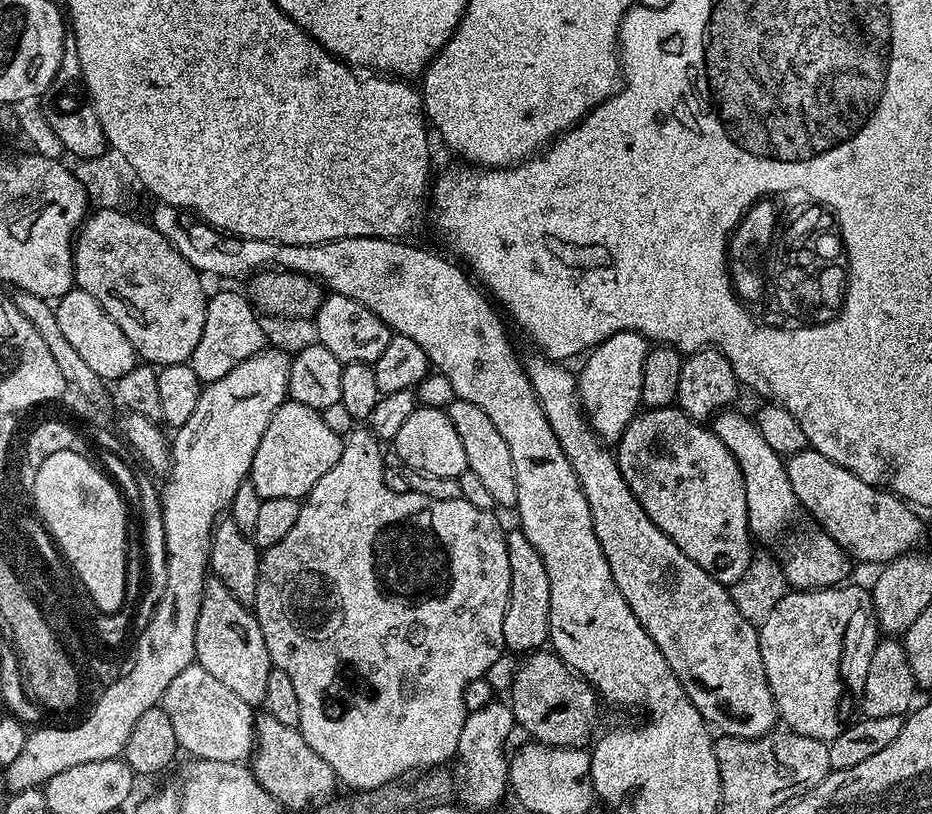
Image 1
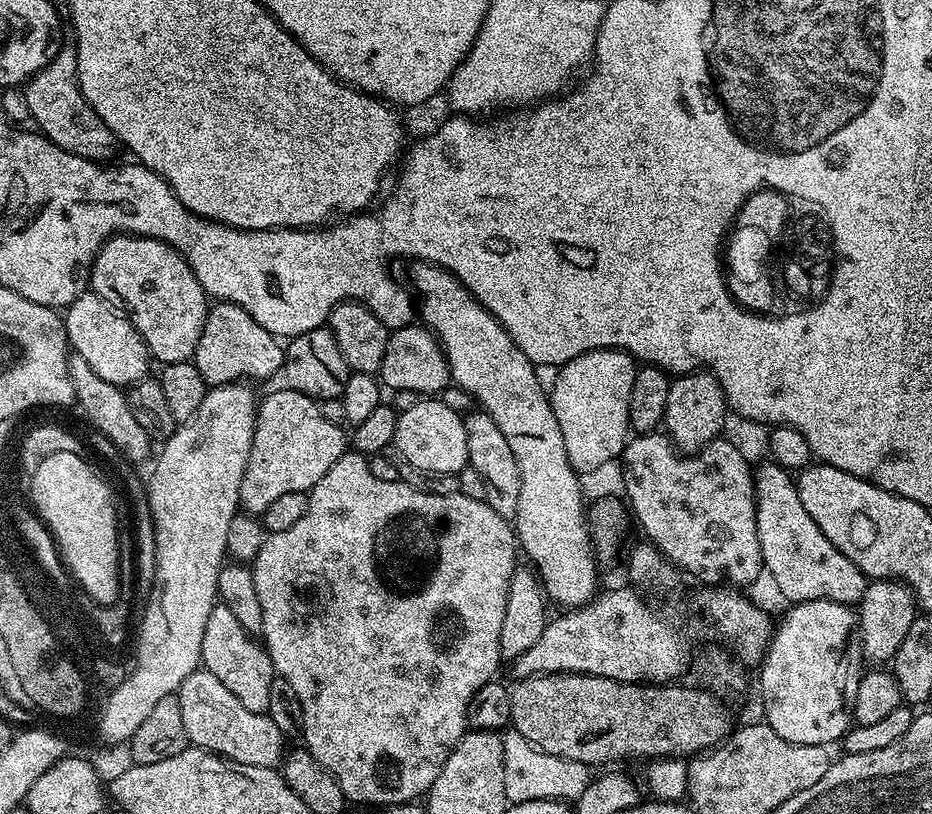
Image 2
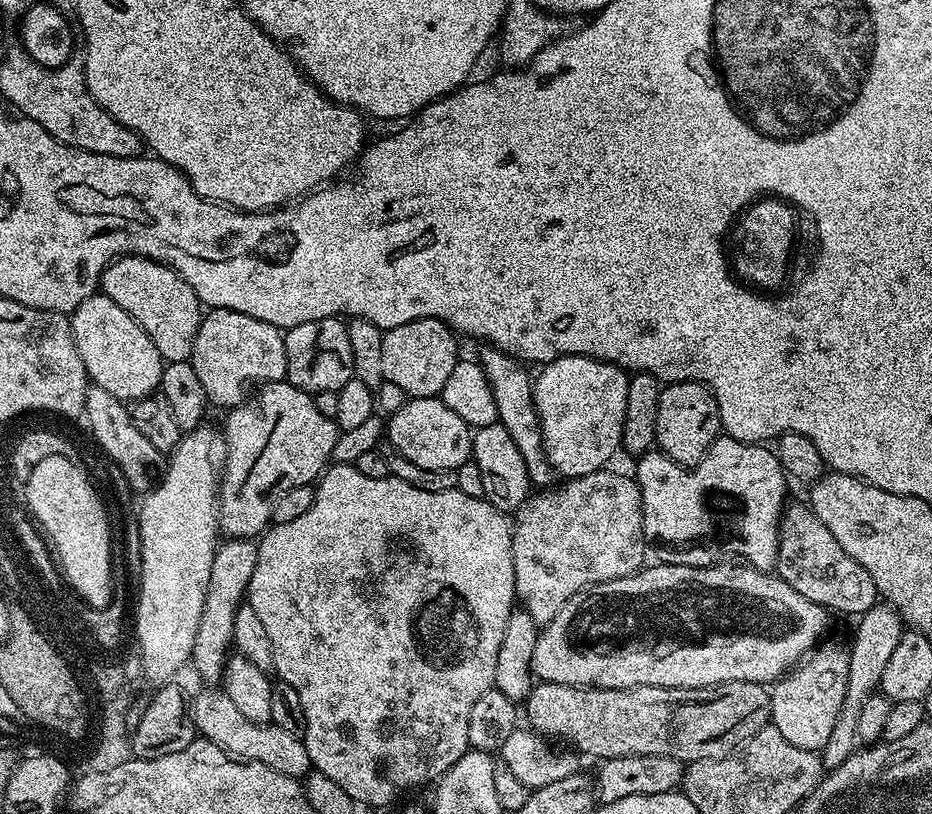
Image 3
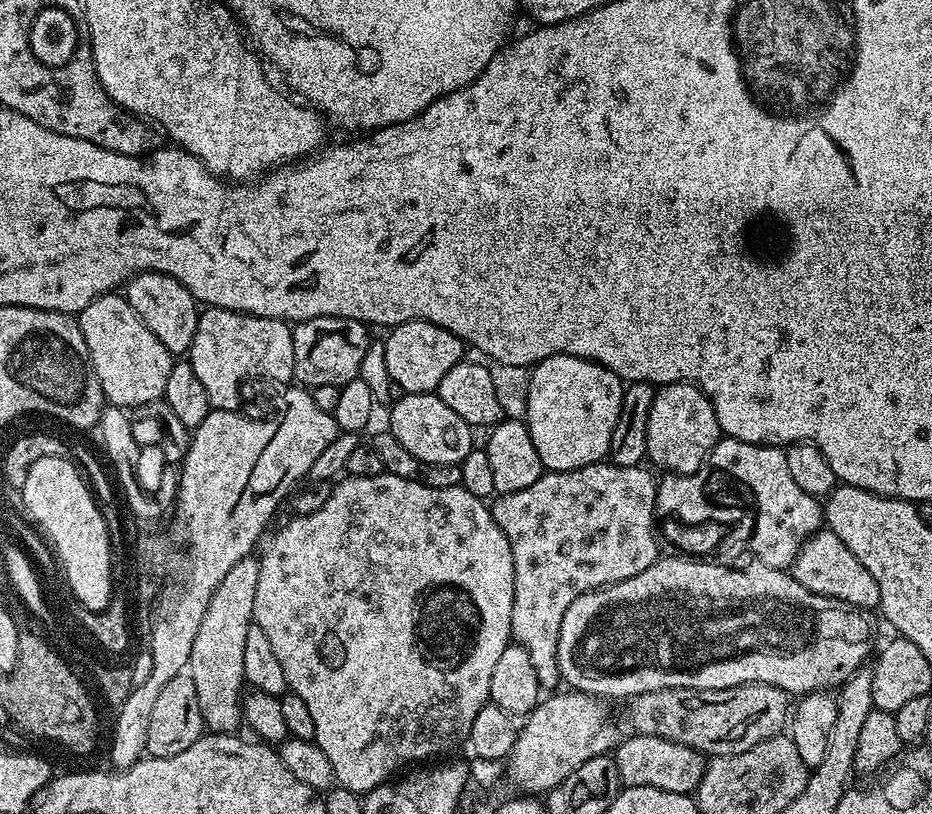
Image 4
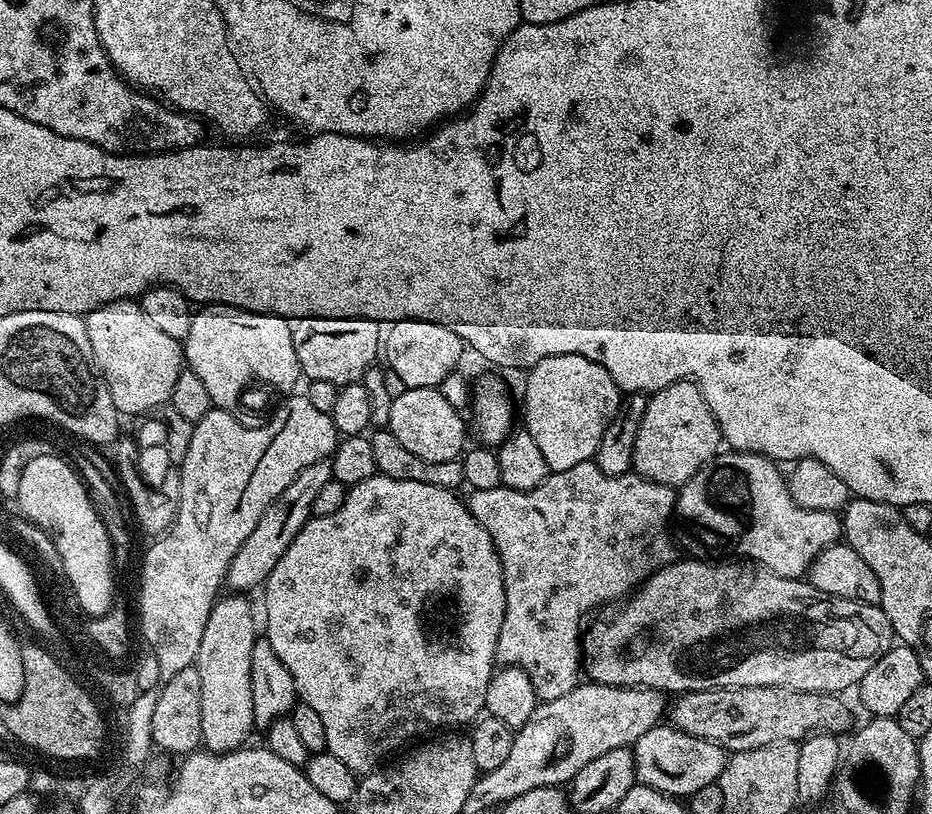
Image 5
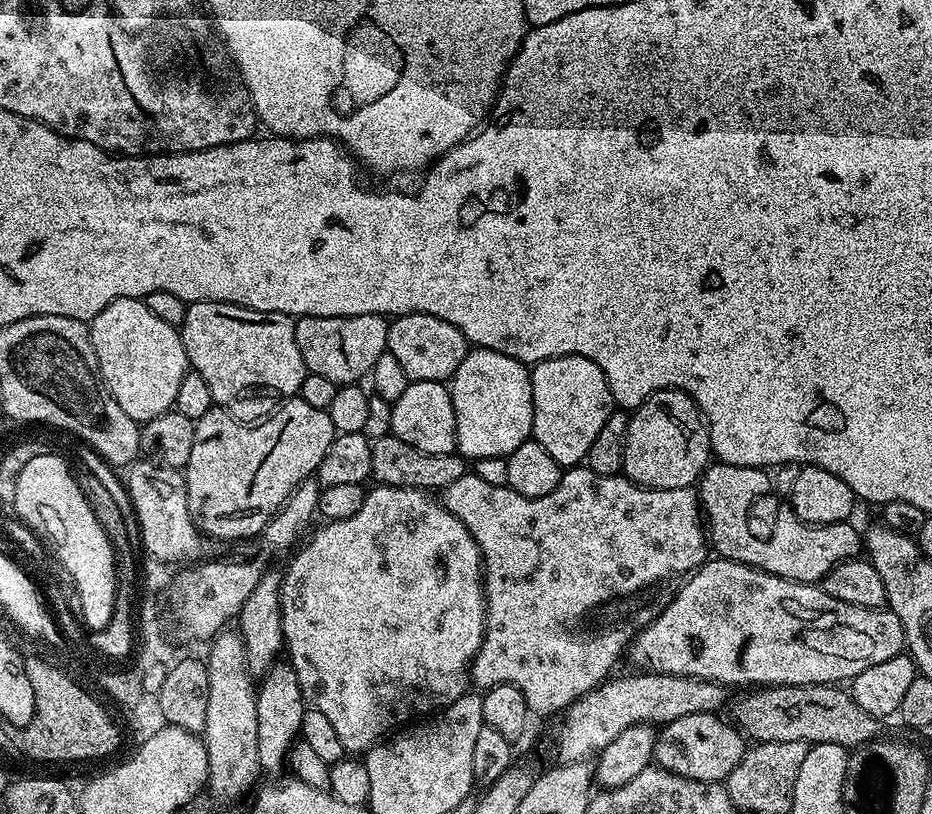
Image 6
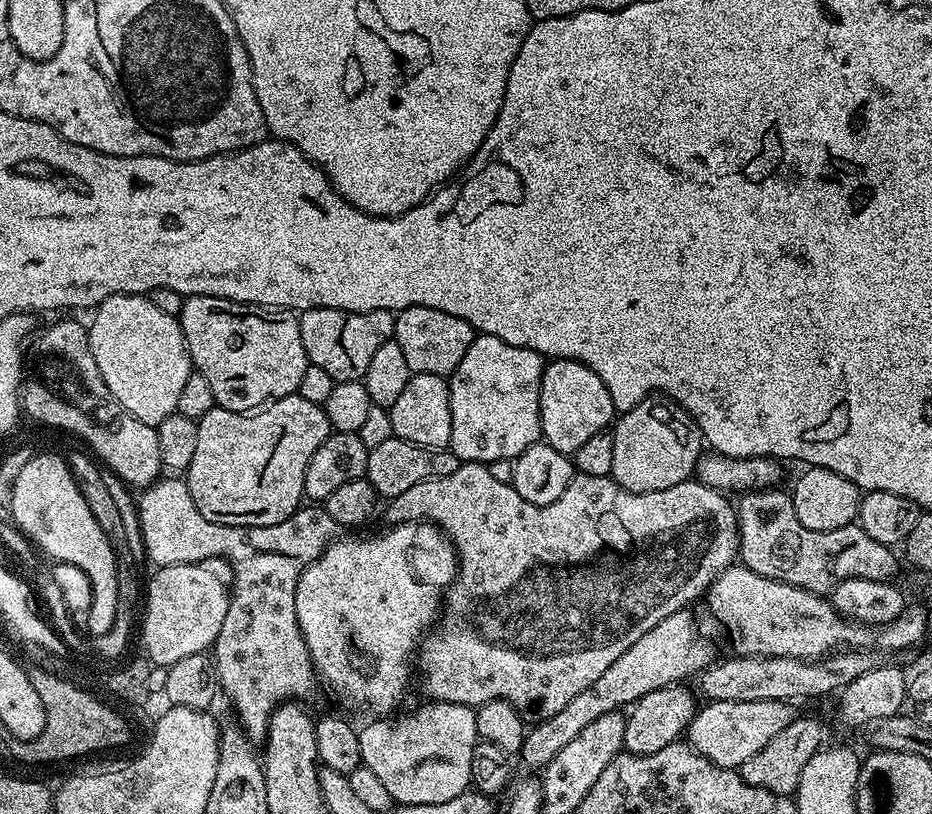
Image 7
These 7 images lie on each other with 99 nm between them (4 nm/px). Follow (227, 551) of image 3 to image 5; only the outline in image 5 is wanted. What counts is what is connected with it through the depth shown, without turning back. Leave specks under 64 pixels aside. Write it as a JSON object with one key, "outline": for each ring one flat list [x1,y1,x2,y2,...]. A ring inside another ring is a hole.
{"outline":[[224,594,217,599,216,605,210,610,210,618,206,618,206,631,202,633,202,646,198,646,195,668,198,678,202,678,202,744,209,752,233,752,249,743,248,735,254,732,254,702,250,698,250,650,254,650,254,642,258,639,256,632,256,616,248,605,249,597,244,594]]}

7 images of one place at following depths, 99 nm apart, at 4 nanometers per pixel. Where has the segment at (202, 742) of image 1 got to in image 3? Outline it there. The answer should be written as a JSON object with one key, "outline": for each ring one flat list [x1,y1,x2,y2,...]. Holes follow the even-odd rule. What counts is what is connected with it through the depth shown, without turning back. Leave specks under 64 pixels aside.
{"outline":[[223,690,200,692,194,696,191,705,197,733,229,756,250,764,270,766,270,770,278,770,278,774,286,774,295,780,313,771,312,759,301,737,290,734,290,730,282,730,282,726,274,723,250,722,250,718,244,717,235,708,234,702,230,702]]}

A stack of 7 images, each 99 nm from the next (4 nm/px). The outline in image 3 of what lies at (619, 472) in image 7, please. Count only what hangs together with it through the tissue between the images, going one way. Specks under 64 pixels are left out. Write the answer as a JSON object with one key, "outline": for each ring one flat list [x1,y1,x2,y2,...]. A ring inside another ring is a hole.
{"outline":[[681,380,661,387,655,447,674,463,685,466,699,464,708,455,709,448,721,432,718,406,707,384]]}

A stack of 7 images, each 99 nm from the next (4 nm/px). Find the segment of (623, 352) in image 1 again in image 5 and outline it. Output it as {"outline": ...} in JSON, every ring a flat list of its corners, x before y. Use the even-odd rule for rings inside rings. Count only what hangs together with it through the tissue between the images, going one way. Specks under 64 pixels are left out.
{"outline":[[562,354,547,356,542,362,533,364,527,369,524,380,524,424,523,431,534,438,542,458,546,458,549,473,570,470,570,466,587,464,595,457,598,446,602,442,602,434,606,434,606,426,614,418,622,399,620,388,610,378,603,364,590,362,590,358,582,358,579,354]]}

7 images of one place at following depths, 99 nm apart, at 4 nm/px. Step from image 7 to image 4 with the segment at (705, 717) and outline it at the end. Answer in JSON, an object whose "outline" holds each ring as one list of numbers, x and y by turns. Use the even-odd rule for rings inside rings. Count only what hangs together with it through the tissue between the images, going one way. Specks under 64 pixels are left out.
{"outline":[[629,735,629,740,621,739,614,749,614,759,618,766,618,778,626,788,634,786,654,786,658,790,695,793,702,782,705,757,690,746,670,742,657,736]]}

